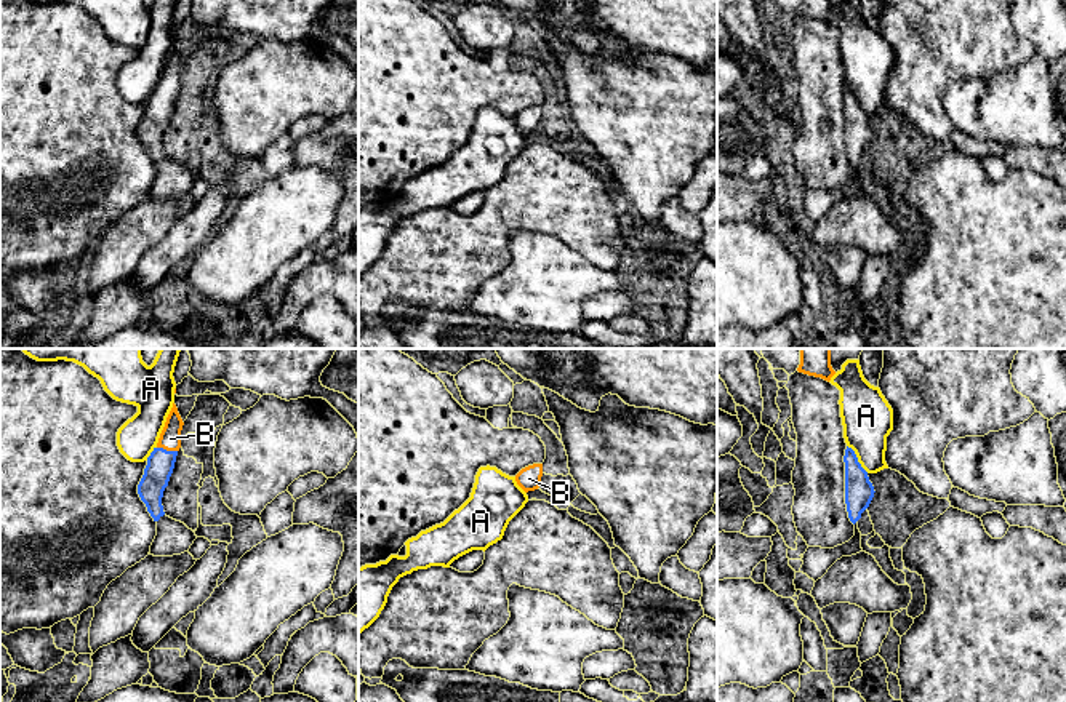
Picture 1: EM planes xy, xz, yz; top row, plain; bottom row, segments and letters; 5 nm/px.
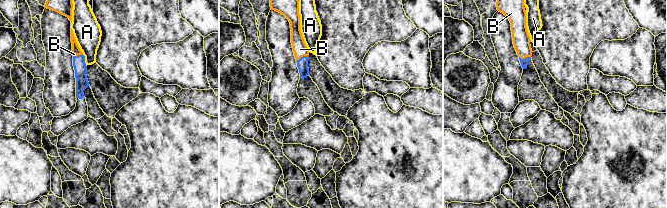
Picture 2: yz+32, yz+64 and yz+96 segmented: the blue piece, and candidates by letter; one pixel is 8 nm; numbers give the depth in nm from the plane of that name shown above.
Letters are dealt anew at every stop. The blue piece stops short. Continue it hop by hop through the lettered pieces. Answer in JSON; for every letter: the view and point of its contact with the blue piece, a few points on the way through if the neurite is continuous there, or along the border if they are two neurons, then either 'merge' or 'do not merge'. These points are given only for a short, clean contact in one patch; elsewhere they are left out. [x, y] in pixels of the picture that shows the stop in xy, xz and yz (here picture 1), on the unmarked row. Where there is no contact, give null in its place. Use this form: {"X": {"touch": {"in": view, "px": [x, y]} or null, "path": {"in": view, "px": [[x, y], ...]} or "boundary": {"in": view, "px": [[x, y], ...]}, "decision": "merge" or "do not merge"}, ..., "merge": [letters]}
{"A": {"touch": {"in": "yz", "px": [857, 101]}, "decision": "do not merge"}, "B": {"touch": {"in": "xy", "px": [167, 93]}, "path": {"in": "xy", "px": [[160, 104], [167, 93], [170, 80]]}, "decision": "merge"}, "merge": ["B"]}

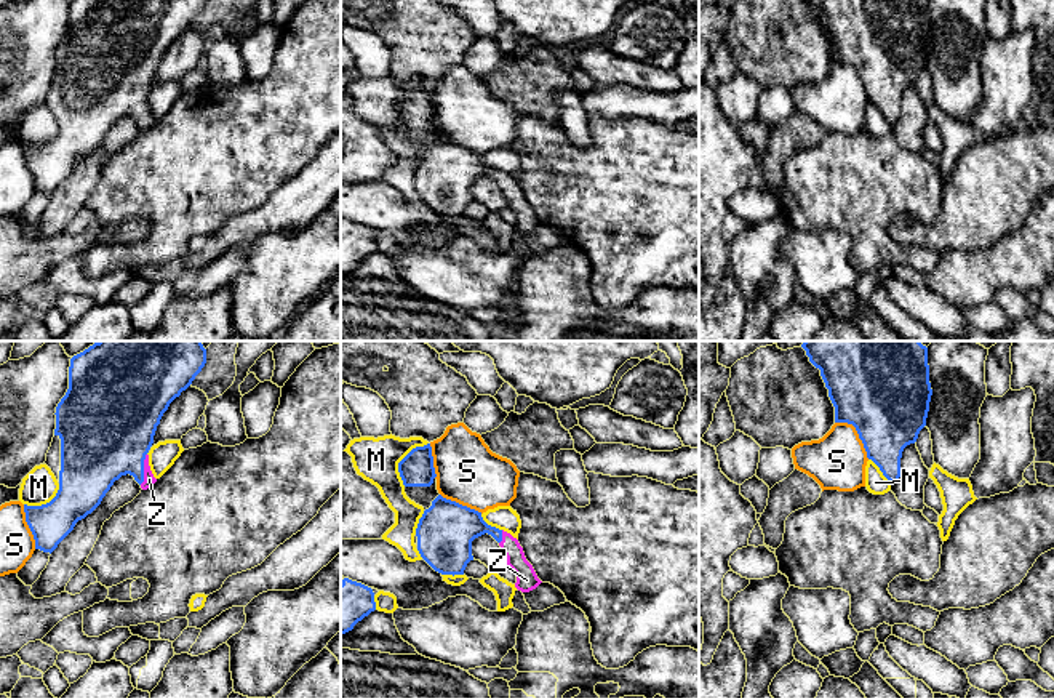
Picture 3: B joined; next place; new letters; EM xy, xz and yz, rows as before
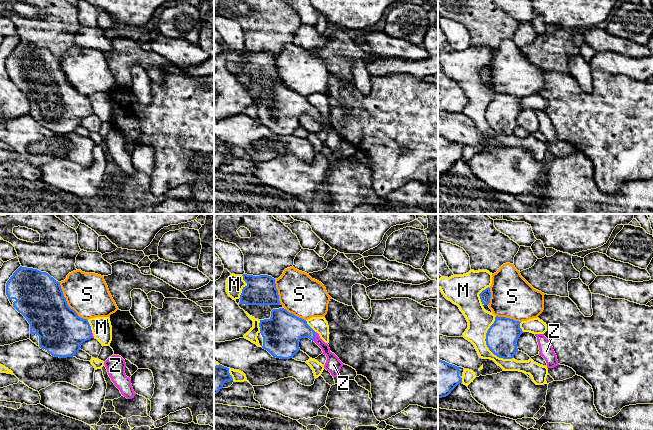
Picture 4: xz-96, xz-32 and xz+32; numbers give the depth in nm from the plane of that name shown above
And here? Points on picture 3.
{"M": {"touch": {"in": "xz", "px": [402, 101]}, "decision": "do not merge"}, "S": {"touch": {"in": "yz", "px": [858, 74]}, "decision": "do not merge"}, "Z": {"touch": {"in": "xy", "px": [143, 111]}, "path": {"in": "xy", "px": [[107, 76], [143, 111], [149, 120]]}, "decision": "merge"}, "merge": ["Z"]}

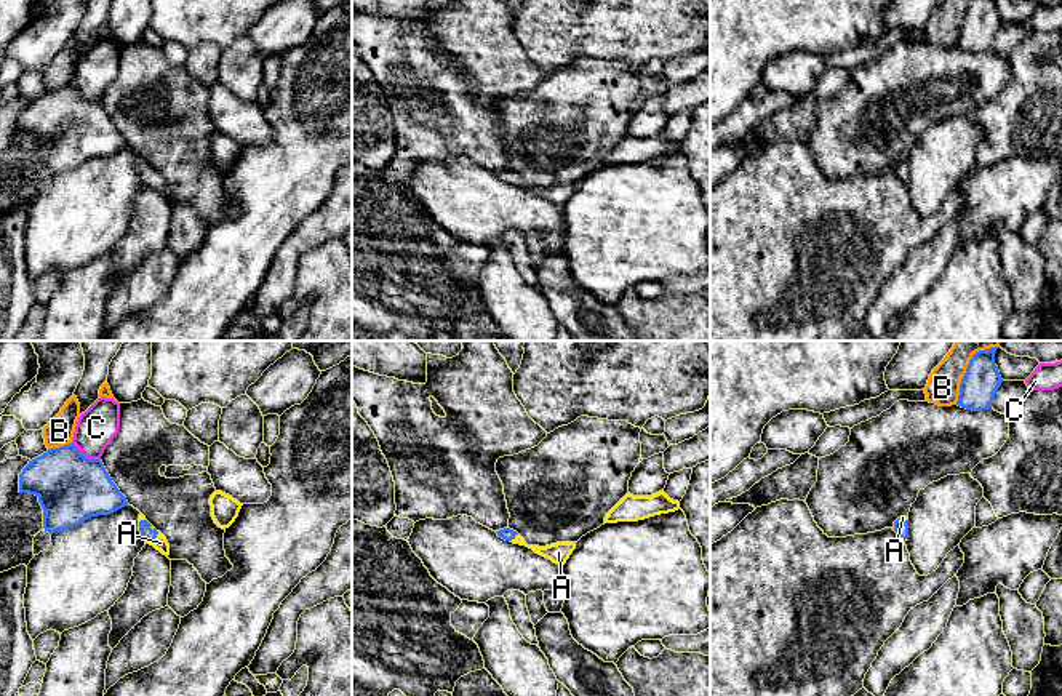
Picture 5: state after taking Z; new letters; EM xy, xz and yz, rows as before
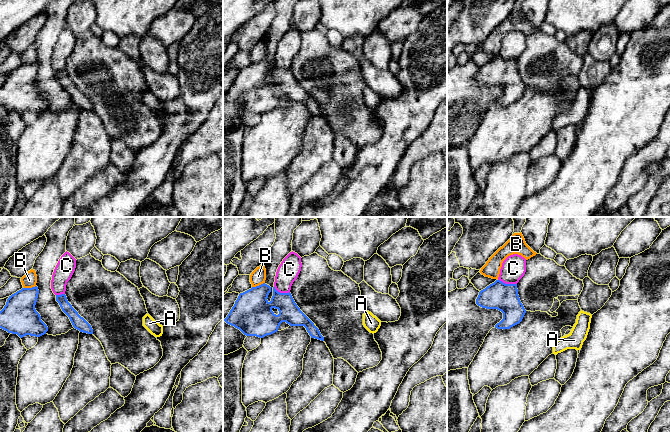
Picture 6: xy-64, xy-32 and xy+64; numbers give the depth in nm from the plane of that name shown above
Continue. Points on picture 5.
{"A": {"touch": {"in": "xy", "px": [152, 181]}, "path": {"in": "xy", "px": [[147, 175], [152, 181], [160, 184]]}, "decision": "merge"}, "B": {"touch": {"in": "yz", "px": [962, 23]}, "decision": "do not merge"}, "C": {"touch": {"in": "xy", "px": [83, 98]}, "decision": "do not merge"}, "merge": ["A"]}

